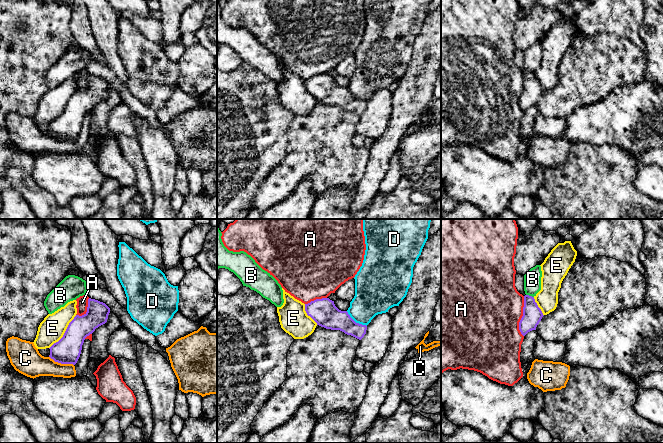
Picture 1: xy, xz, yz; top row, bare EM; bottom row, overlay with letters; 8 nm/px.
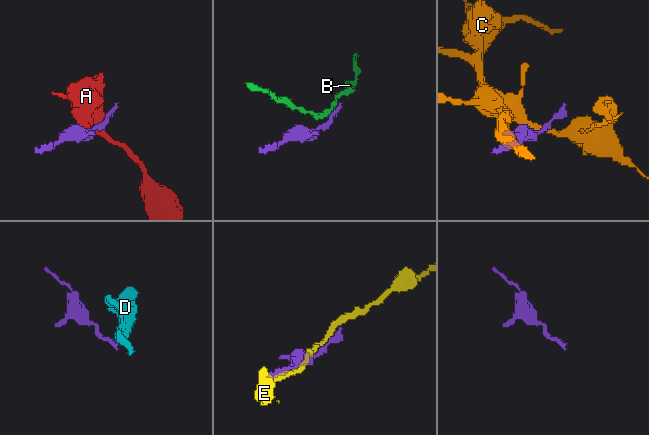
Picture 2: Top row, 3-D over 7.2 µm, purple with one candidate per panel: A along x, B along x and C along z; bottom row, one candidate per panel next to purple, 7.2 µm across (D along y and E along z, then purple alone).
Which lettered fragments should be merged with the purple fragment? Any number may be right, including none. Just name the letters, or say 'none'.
none

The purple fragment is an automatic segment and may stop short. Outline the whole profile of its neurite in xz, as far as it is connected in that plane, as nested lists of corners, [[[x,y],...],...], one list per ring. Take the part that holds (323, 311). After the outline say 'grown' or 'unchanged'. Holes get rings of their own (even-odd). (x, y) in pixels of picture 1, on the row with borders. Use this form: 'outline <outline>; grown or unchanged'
outline [[[329,298],[316,299],[305,304],[305,311],[317,325],[331,330],[340,330],[361,340],[367,326],[356,323],[347,311],[339,310]]]; unchanged

